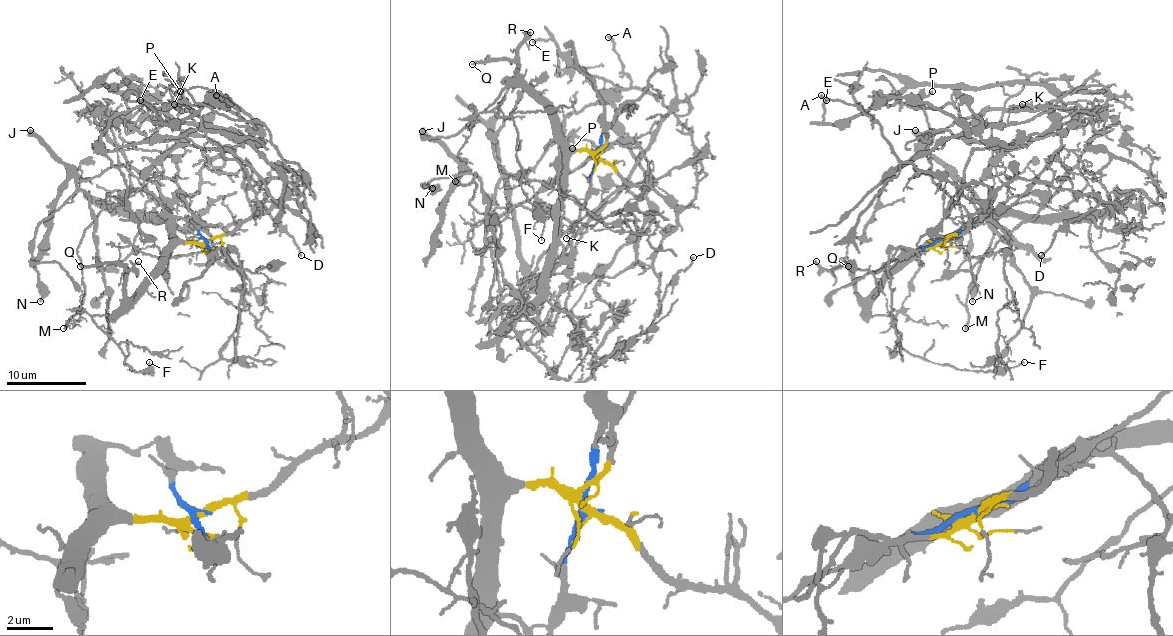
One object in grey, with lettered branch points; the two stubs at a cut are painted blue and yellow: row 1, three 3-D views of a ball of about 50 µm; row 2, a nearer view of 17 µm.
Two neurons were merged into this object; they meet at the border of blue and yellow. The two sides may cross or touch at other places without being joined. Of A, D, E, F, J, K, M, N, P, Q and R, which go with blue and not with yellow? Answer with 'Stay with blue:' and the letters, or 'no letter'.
Stay with blue: J, K, M, N

